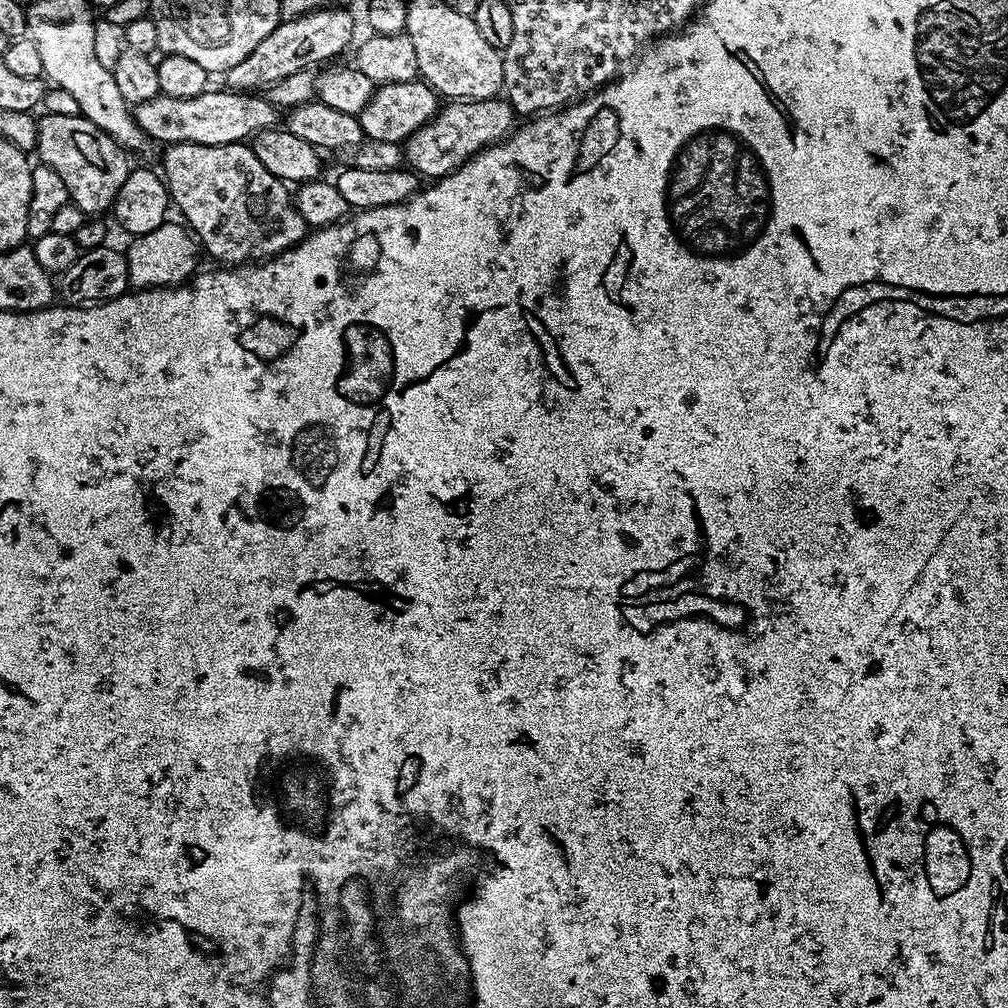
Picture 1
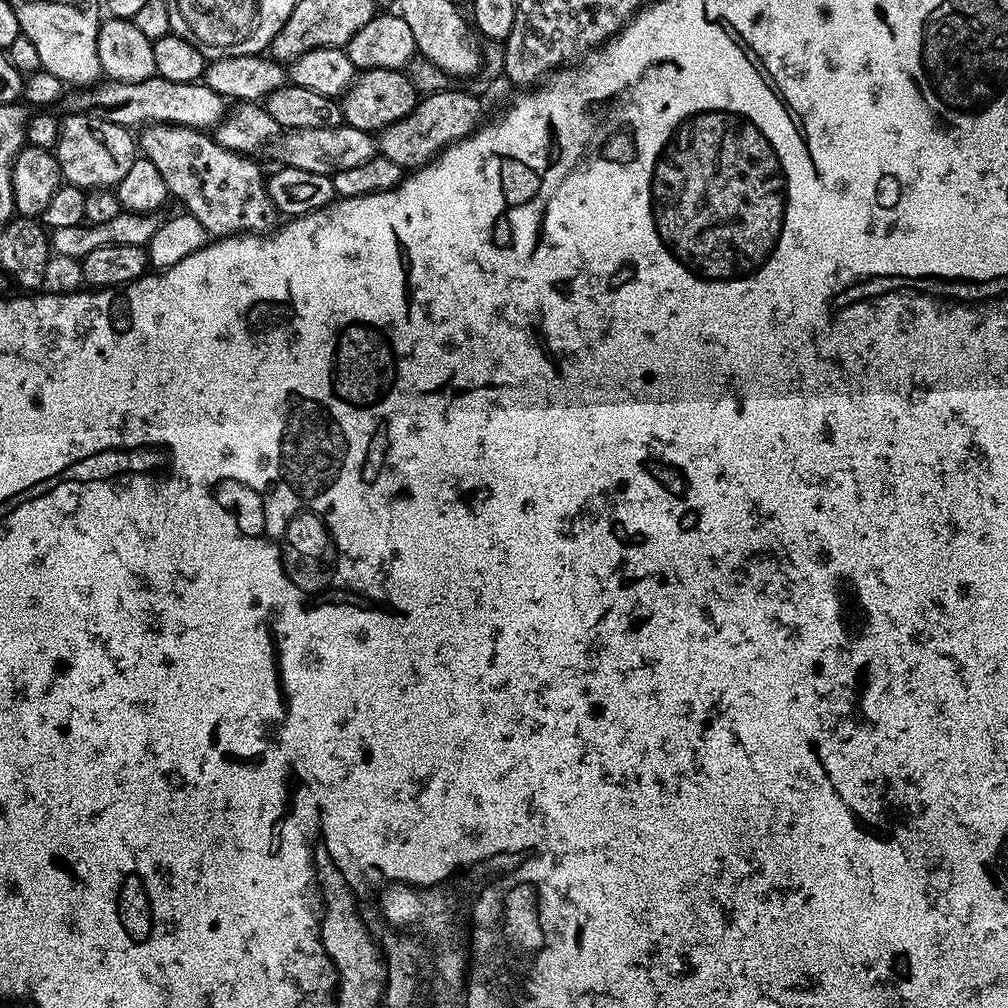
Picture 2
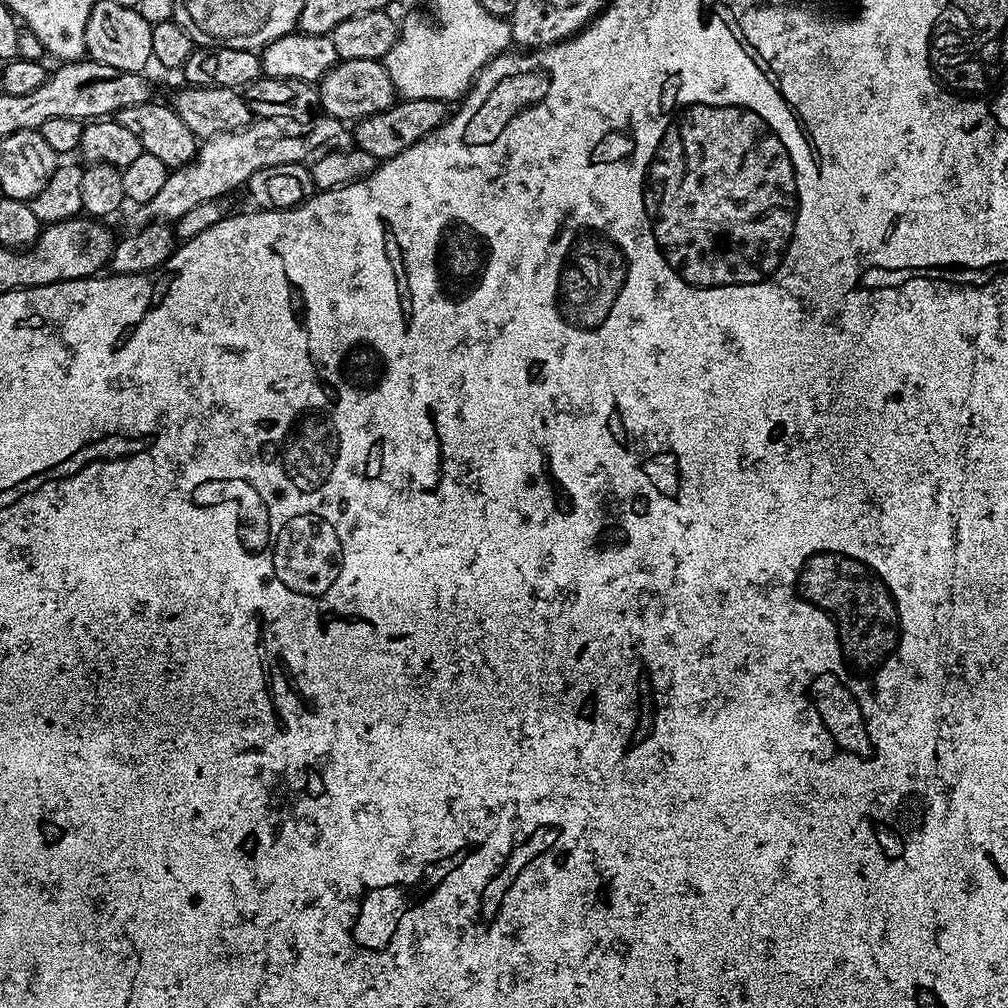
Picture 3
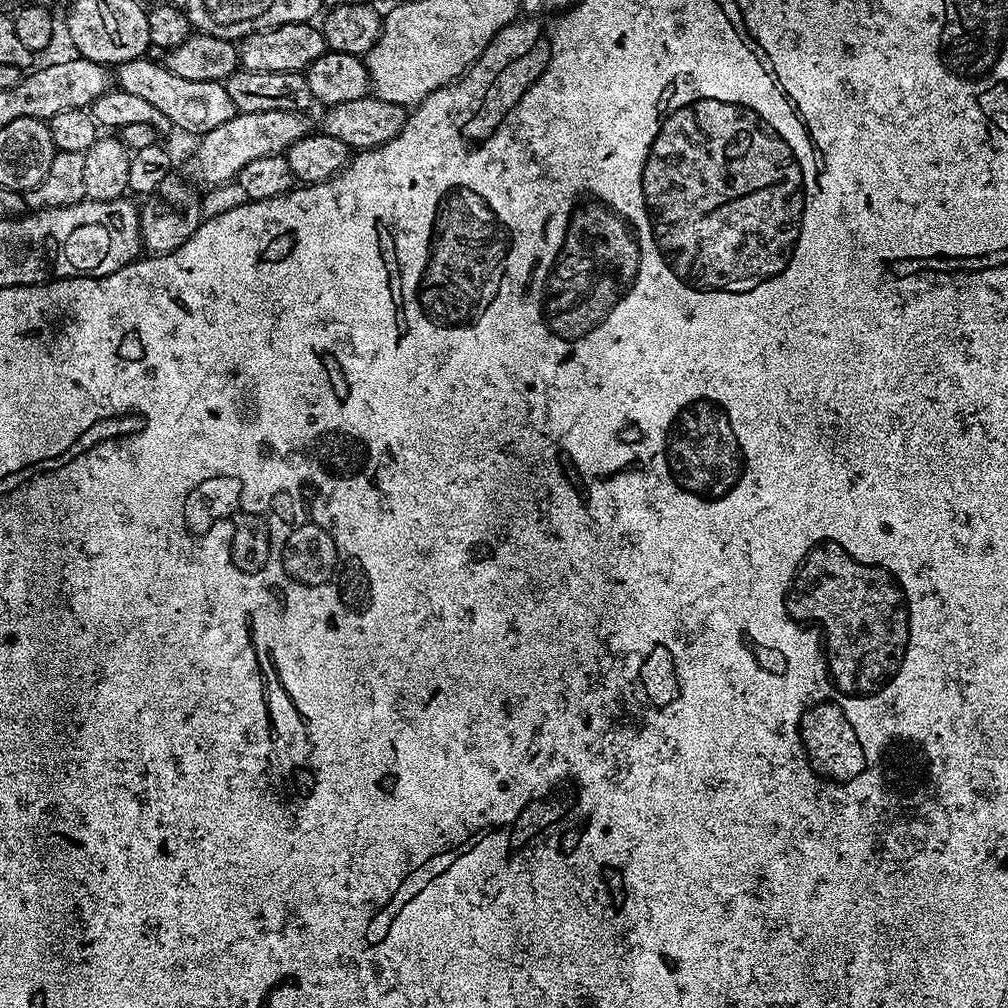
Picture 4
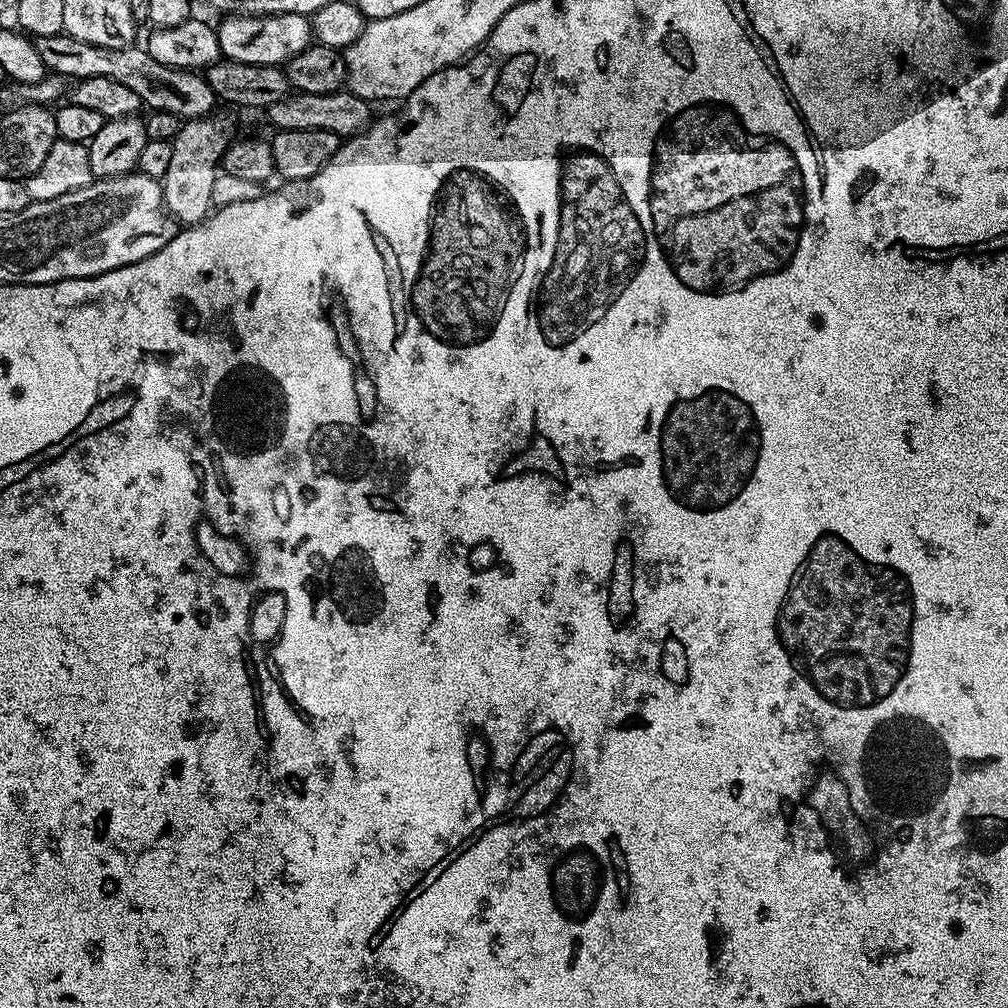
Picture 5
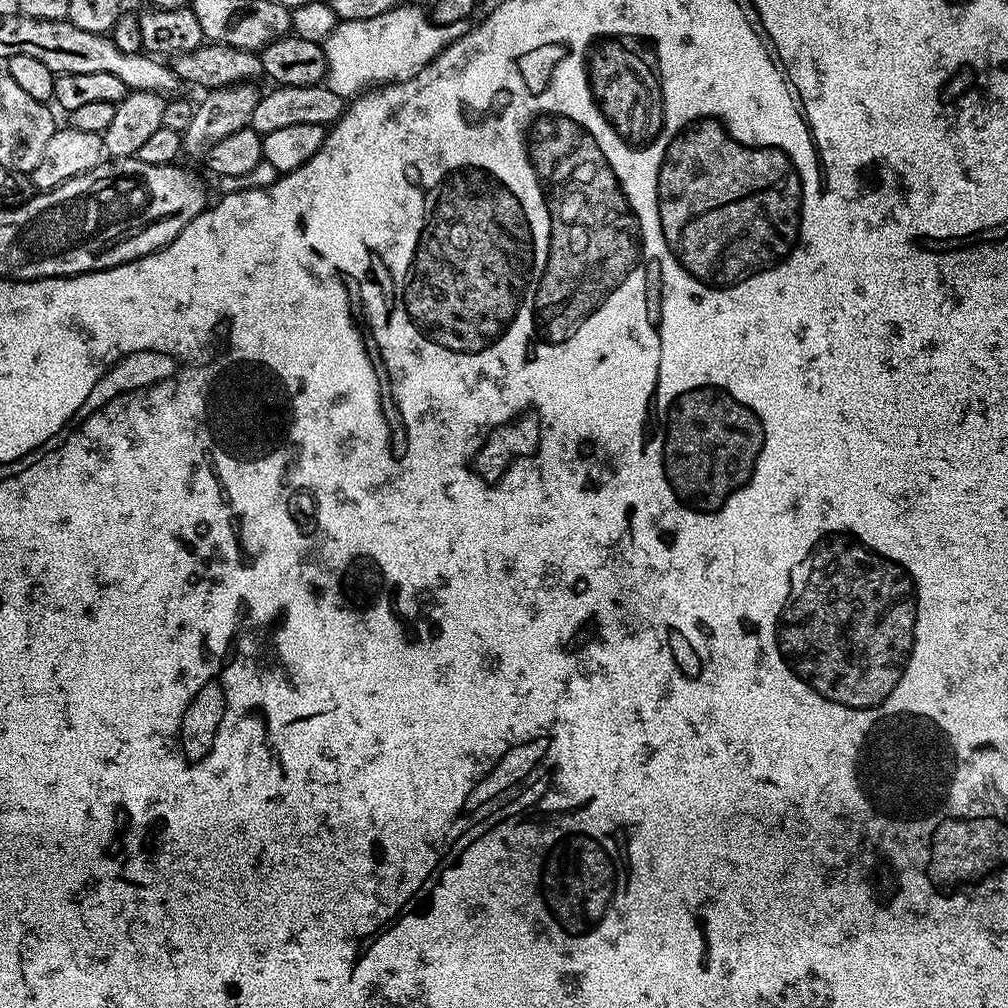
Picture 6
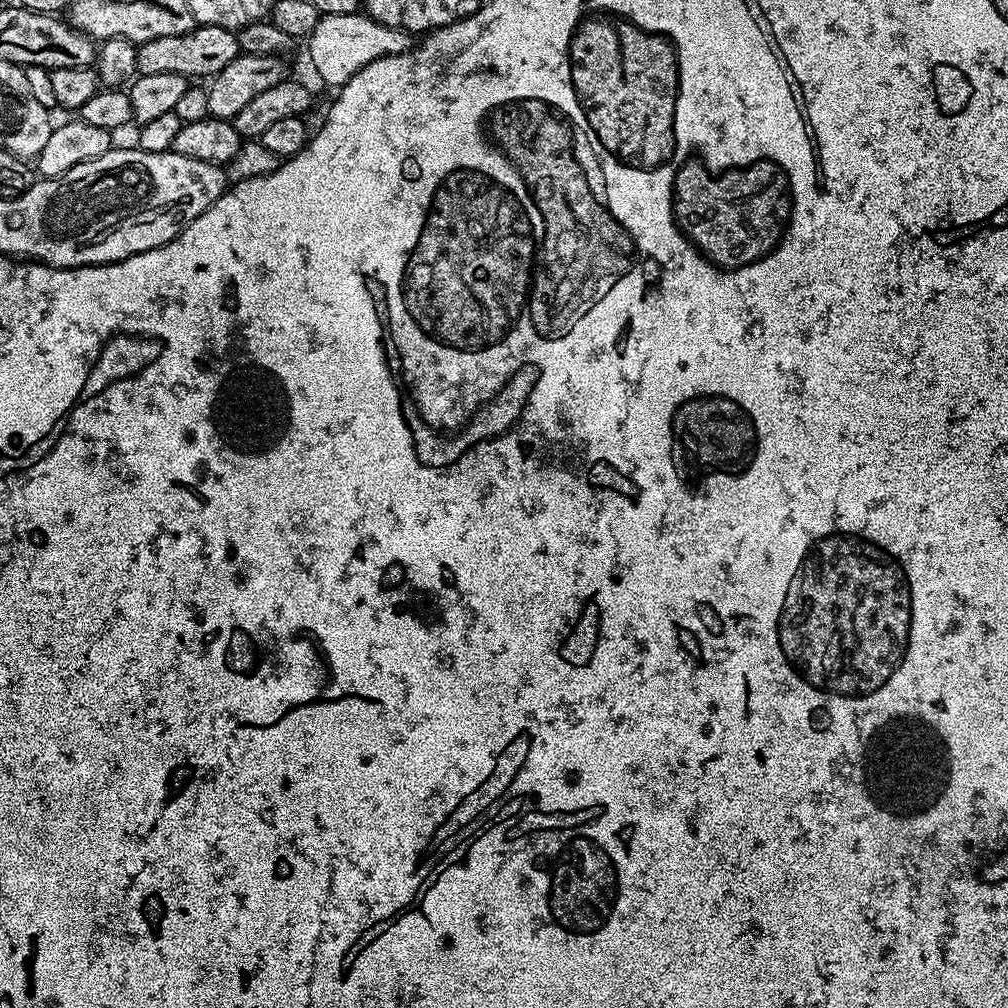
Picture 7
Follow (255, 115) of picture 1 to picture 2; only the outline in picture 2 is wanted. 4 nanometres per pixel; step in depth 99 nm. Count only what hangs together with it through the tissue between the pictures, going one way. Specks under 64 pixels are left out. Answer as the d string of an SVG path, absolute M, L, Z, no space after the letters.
M158 75L142 82L108 80L77 92L80 93L76 96L76 104L81 113L88 114L95 110L103 119L121 124L129 130L149 124L177 124L212 130L220 123L226 111L225 97L210 90L210 86L203 82L170 82Z

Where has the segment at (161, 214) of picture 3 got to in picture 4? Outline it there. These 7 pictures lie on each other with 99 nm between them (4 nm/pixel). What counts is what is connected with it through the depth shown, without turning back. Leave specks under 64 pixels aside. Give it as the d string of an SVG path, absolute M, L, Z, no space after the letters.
M258 110L257 112L237 112L230 122L222 122L215 130L199 137L196 149L188 160L189 181L197 180L203 186L226 184L235 181L237 174L254 158L266 158L287 153L298 138L309 135L314 125L303 112L290 110Z

